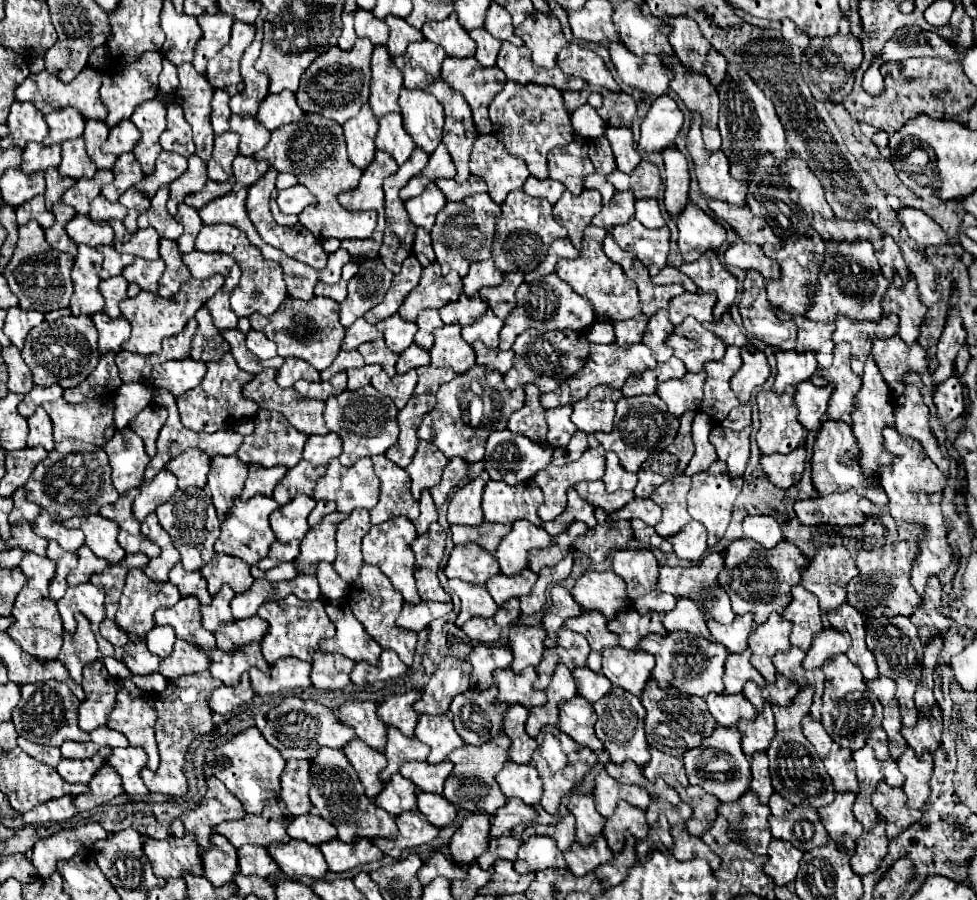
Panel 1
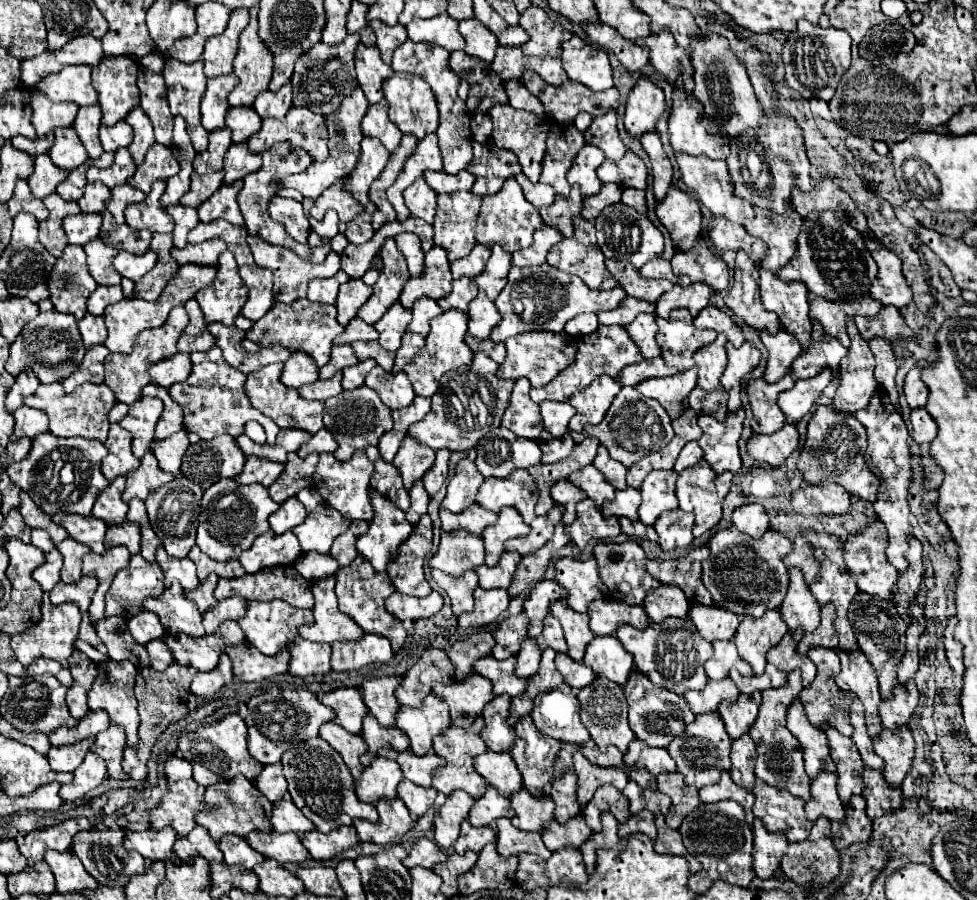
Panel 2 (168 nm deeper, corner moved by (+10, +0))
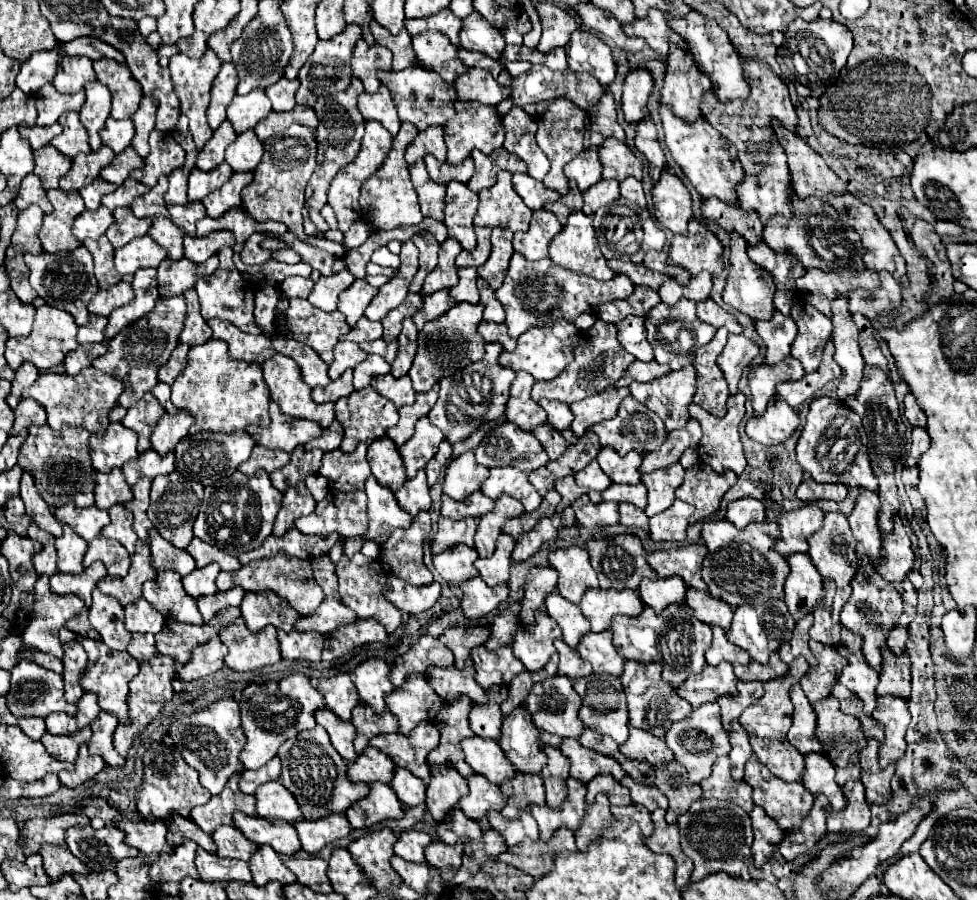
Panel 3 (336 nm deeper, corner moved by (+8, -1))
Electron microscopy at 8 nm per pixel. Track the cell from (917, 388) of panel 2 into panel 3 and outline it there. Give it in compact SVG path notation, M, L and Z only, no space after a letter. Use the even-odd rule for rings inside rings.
M906 394L904 398L904 416L912 426L924 426L926 424L926 414L914 400L914 394Z

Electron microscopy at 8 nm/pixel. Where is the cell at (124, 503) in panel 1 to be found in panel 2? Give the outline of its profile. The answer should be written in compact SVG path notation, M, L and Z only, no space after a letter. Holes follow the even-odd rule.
M116 477L100 497L96 497L96 505L92 509L92 517L106 521L108 525L118 525L126 519L128 505L122 501L122 491L126 485L126 477Z

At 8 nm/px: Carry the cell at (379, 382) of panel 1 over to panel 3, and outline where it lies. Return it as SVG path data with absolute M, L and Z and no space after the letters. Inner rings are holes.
M384 374L384 376L378 376L378 378L372 378L372 388L376 392L380 392L384 398L388 398L390 402L394 402L396 408L412 404L414 396L416 396L408 376L394 378L392 374Z

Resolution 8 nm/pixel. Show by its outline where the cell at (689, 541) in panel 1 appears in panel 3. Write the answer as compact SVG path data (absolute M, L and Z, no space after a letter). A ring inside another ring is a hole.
M676 500L668 510L650 518L650 536L656 542L666 540L686 540L686 528L690 524L690 516L694 514L694 506L688 502Z

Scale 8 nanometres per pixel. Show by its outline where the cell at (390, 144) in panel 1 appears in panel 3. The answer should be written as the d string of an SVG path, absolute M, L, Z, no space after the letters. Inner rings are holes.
M380 86L378 94L362 94L358 98L358 108L364 120L376 120L380 122L390 134L398 134L400 130L400 120L396 106L392 102L390 90L386 86Z

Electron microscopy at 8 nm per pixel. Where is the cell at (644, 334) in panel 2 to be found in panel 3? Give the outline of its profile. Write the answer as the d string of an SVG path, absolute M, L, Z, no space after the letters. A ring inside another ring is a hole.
M630 316L616 324L618 340L626 352L636 356L638 360L654 360L654 352L650 342L646 340L646 318Z

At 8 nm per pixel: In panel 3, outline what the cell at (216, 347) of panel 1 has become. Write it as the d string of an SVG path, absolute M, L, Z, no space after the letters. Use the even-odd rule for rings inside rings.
M186 290L184 294L186 304L188 304L188 316L184 322L184 330L180 334L180 342L194 346L194 344L204 344L212 338L212 330L206 324L206 320L200 316L200 306L198 306L198 296L196 290Z

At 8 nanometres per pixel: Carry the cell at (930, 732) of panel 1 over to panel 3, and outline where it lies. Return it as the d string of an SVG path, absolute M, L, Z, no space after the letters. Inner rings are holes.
M888 646L884 648L884 670L880 674L880 684L876 688L878 696L898 696L908 700L910 698L910 658L906 654L894 656Z

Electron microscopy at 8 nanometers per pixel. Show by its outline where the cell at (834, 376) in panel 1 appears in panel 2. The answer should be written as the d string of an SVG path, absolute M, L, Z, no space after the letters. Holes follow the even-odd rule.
M812 319L810 347L796 357L792 363L791 373L794 379L809 379L818 375L824 365L830 365L834 371L834 381L838 383L838 365L844 353L846 347L840 345L840 341L836 341L832 335L828 335L818 319Z

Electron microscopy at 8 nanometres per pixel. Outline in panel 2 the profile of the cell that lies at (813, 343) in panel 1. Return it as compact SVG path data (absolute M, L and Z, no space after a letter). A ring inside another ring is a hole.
M756 263L760 271L760 295L762 303L768 311L774 311L782 323L782 327L792 333L804 349L808 349L810 341L810 315L808 315L808 297L806 285L802 281L782 281L774 273L766 271Z

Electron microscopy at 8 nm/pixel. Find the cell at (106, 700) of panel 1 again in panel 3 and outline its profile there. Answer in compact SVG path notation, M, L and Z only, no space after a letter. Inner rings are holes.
M72 642L72 644L64 644L64 690L66 690L66 702L70 704L78 704L78 698L82 698L82 688L80 688L80 680L82 674L86 672L86 652L82 648L82 644Z

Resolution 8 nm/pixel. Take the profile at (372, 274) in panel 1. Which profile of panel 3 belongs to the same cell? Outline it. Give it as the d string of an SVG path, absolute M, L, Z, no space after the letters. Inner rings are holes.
M356 280L348 290L344 290L340 294L340 302L338 302L338 310L346 316L346 322L350 326L354 326L360 316L364 314L364 310L368 308L370 300L376 296L376 288L372 288L366 280Z

